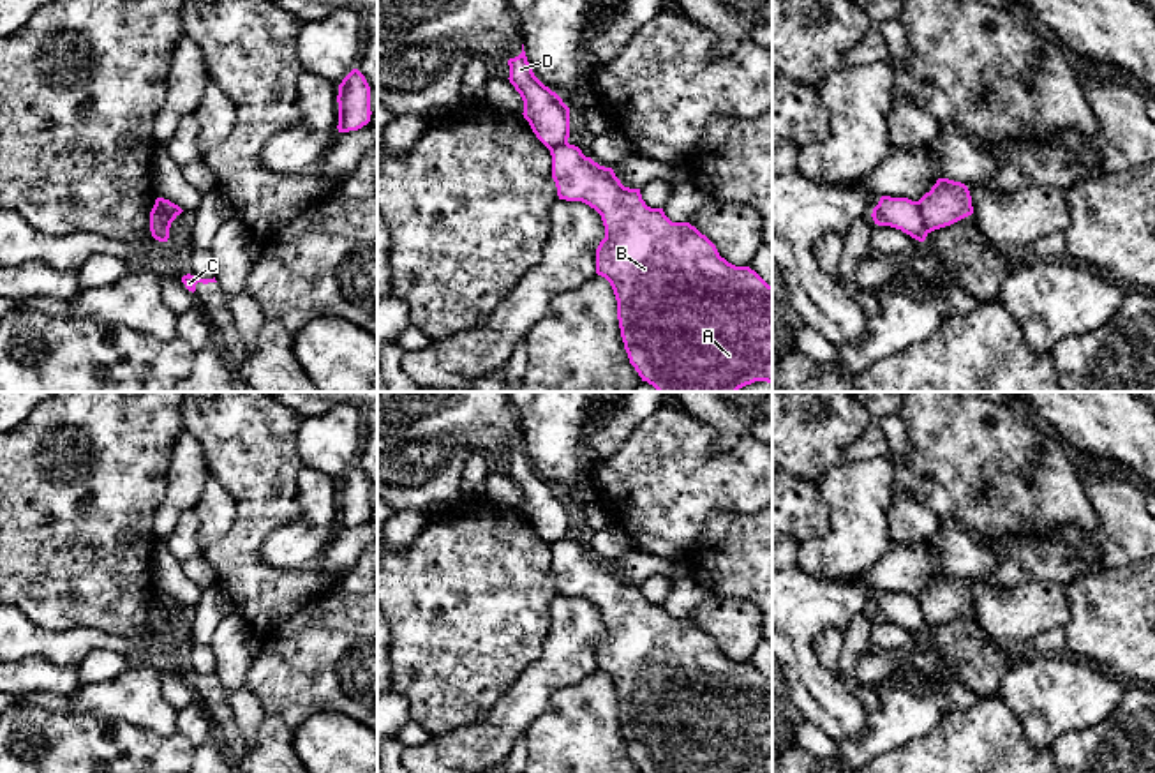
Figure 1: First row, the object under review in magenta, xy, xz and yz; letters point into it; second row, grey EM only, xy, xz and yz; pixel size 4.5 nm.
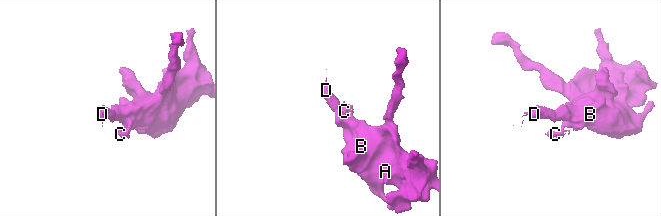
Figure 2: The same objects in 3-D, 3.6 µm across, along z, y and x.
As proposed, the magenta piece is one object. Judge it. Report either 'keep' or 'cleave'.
cleave

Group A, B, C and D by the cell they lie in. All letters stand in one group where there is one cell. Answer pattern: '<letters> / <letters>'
A B C / D

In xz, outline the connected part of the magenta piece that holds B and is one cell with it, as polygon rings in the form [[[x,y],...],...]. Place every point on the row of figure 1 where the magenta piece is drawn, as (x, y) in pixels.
[[[564,143],[550,150],[552,178],[557,187],[559,199],[582,201],[594,208],[603,221],[605,238],[596,249],[596,274],[605,277],[617,300],[617,319],[624,349],[630,364],[635,367],[642,381],[652,385],[658,392],[737,392],[755,381],[772,385],[772,286],[769,286],[749,266],[735,266],[719,256],[716,245],[689,222],[672,222],[663,208],[651,208],[642,199],[640,189],[630,189],[621,184],[612,168],[600,166],[591,157],[585,157],[575,145]]]

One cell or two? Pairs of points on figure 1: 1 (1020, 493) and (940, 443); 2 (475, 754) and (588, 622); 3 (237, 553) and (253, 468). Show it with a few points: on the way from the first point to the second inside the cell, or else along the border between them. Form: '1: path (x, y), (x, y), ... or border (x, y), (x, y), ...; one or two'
1: path (1000, 475), (986, 463), (967, 457), (960, 450); one
2: path (508, 720), (568, 655); one
3: path (249, 532), (253, 525), (253, 489); one

